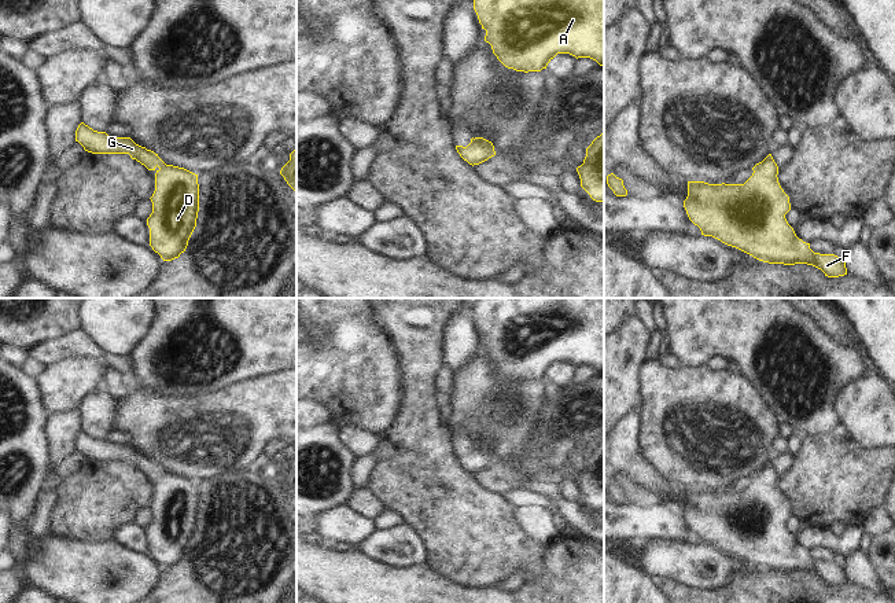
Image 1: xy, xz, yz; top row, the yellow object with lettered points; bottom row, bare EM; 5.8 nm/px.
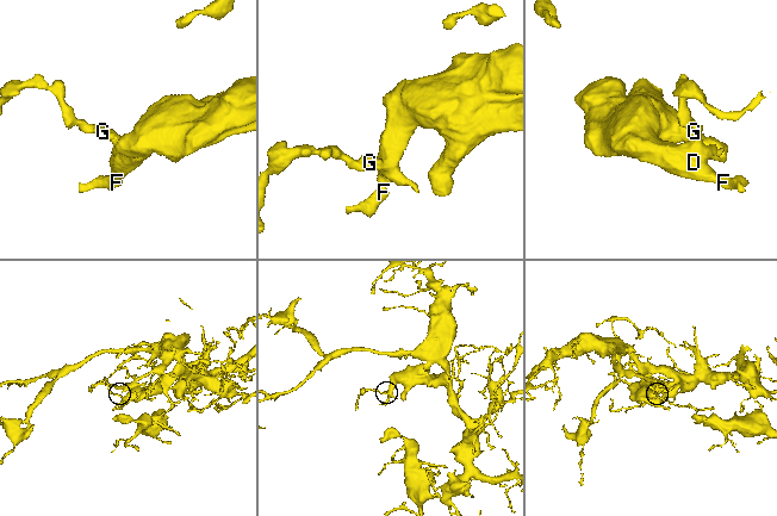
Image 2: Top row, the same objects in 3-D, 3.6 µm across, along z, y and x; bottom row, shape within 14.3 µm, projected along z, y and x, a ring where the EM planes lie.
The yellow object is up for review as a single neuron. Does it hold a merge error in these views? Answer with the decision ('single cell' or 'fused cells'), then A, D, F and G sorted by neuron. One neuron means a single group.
single cell | A D F G

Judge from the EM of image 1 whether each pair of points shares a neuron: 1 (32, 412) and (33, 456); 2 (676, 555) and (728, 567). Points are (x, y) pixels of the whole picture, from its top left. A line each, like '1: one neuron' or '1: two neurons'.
1: one neuron
2: one neuron

